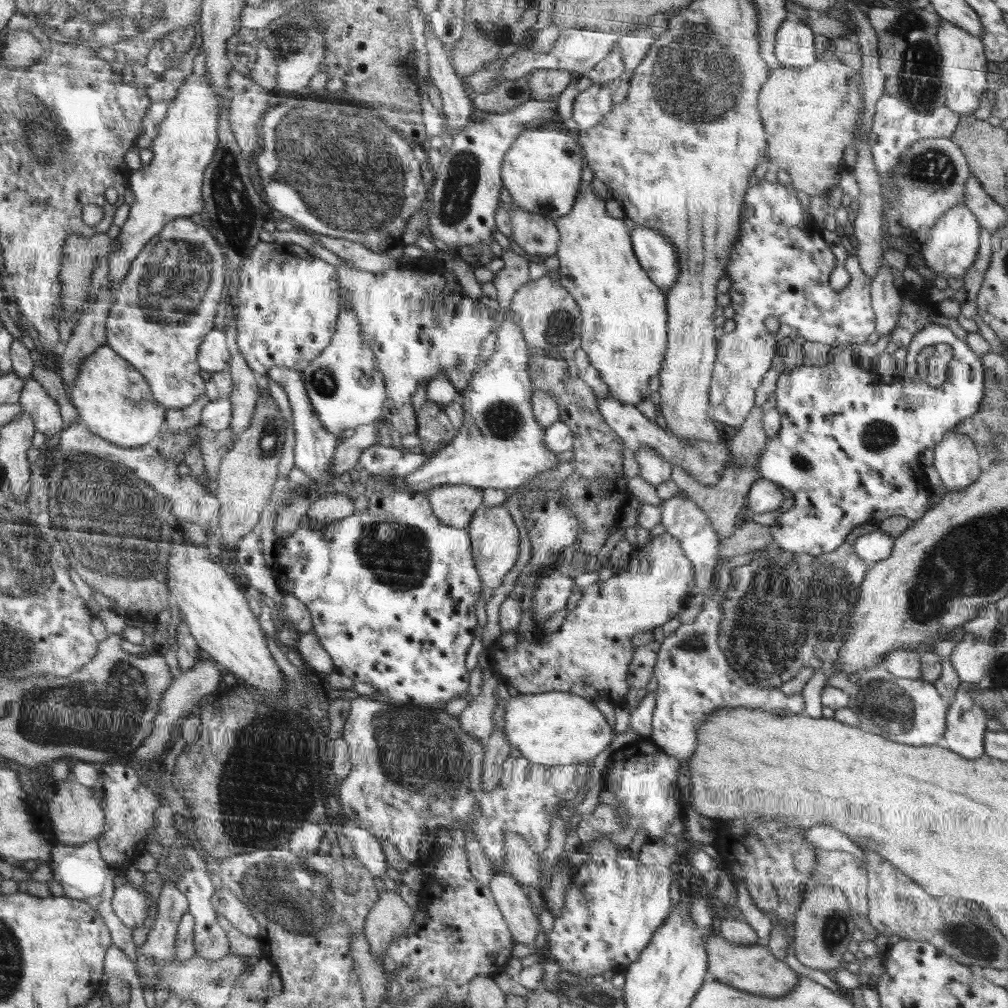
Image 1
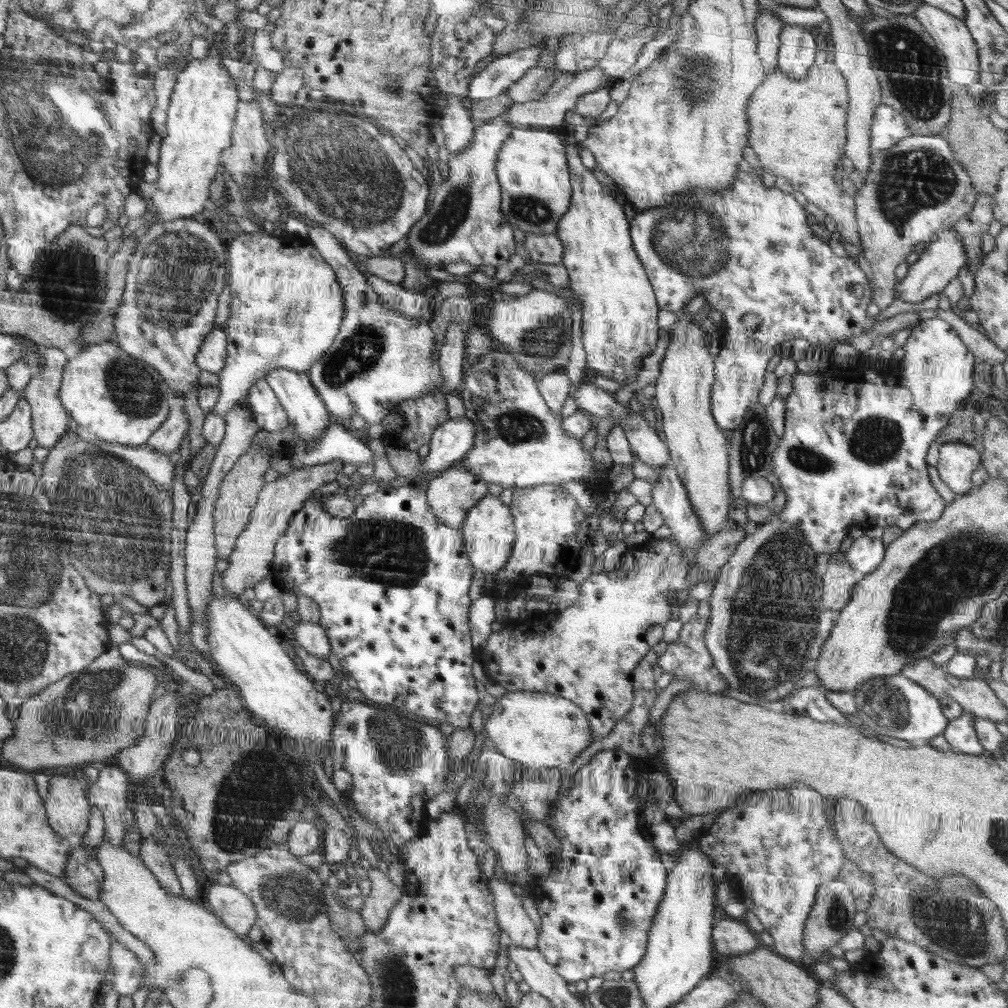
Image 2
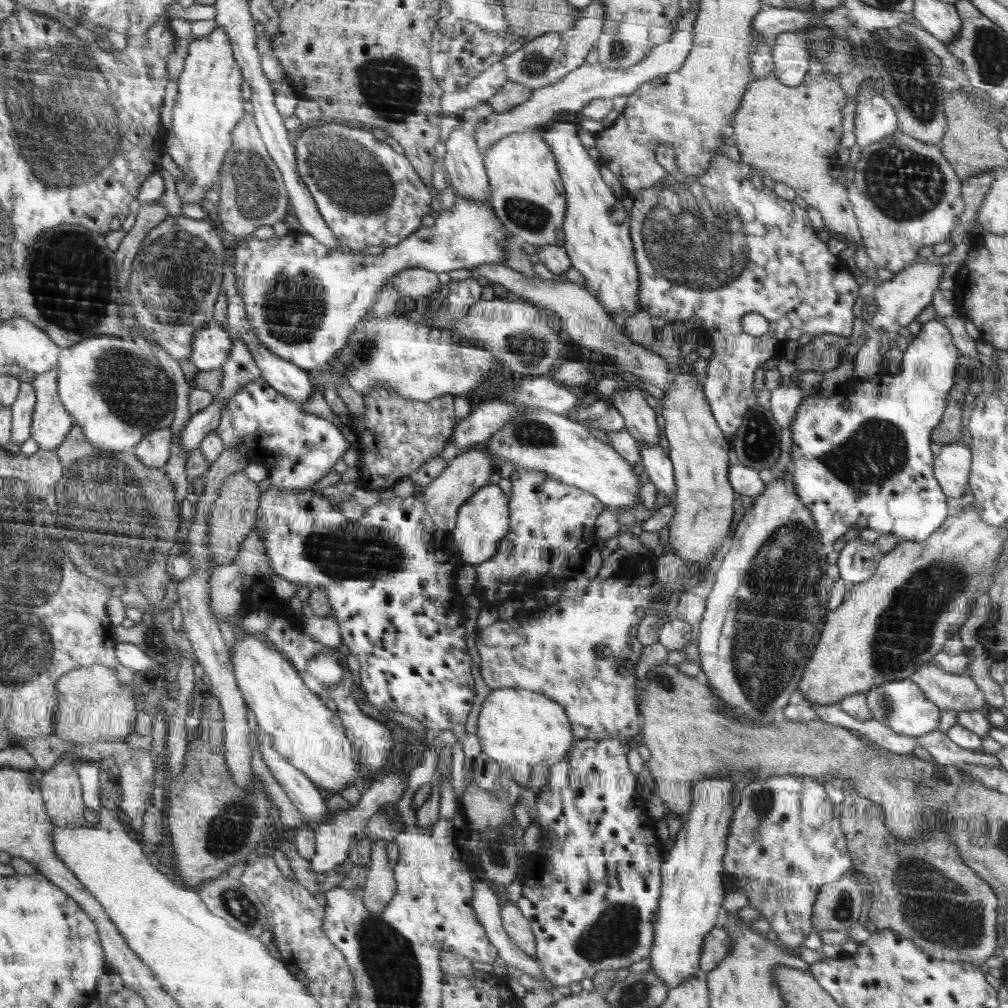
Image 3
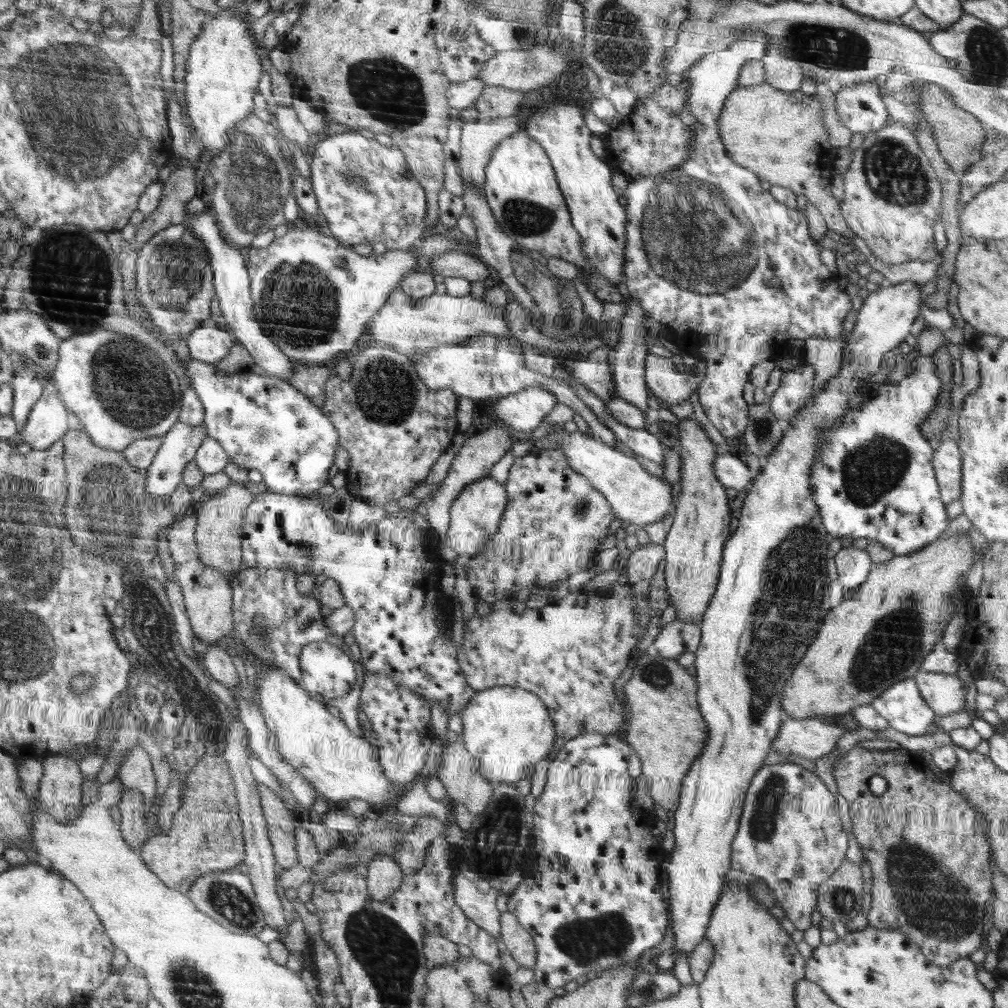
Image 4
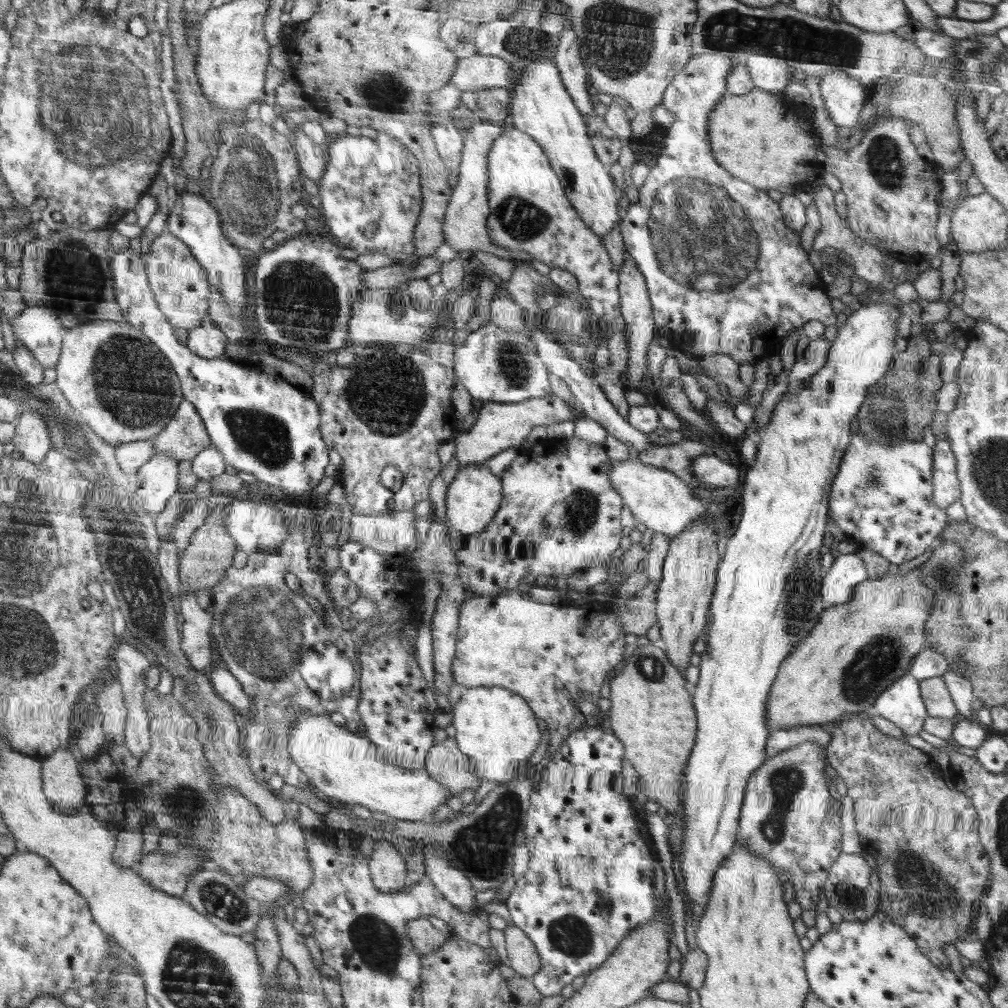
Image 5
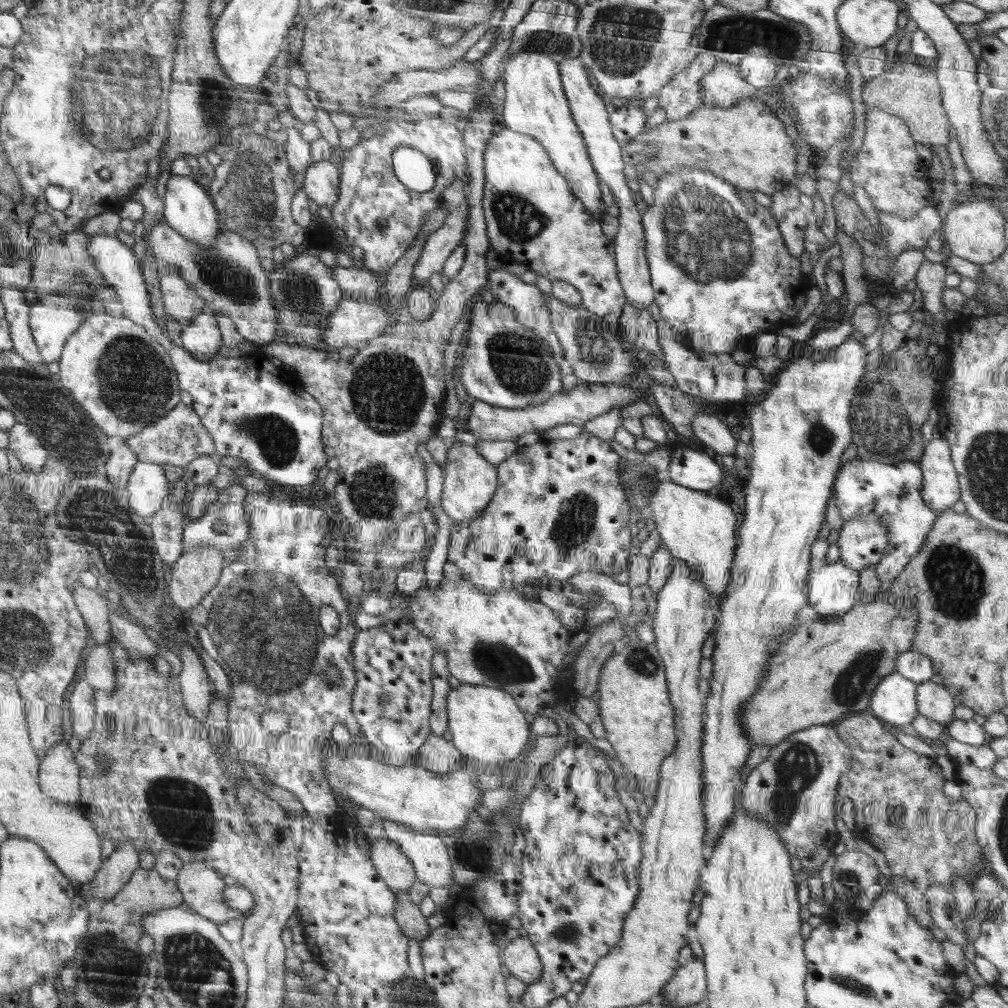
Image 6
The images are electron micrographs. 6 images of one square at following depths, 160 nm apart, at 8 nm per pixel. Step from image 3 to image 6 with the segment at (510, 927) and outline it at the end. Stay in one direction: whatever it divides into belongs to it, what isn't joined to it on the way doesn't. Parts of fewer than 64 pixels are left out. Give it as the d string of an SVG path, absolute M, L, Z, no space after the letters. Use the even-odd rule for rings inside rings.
M524 935L511 940L503 950L502 961L511 976L528 985L538 983L544 974L544 966L536 946Z

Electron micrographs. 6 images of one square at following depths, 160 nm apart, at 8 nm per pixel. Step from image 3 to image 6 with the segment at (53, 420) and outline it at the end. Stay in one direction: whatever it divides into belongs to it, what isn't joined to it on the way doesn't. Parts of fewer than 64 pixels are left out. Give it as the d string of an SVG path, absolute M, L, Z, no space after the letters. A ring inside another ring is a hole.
M19 422L9 428L8 434L7 450L20 460L24 470L40 472L49 457L48 448L26 425Z

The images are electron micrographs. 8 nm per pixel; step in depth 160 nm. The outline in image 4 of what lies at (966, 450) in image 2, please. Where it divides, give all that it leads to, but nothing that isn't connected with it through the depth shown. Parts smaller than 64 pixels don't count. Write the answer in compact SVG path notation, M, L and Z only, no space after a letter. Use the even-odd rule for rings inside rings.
M952 440L940 441L938 448L933 450L933 467L940 490L940 501L944 505L948 505L959 500L962 492L962 459L957 442L952 442Z

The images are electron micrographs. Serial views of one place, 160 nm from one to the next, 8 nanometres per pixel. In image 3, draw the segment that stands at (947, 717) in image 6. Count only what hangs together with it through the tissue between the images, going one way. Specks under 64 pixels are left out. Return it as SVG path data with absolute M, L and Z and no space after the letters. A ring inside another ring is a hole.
M930 662L914 672L911 679L941 711L979 710L987 713L990 710L985 702L985 694L967 673L949 673Z

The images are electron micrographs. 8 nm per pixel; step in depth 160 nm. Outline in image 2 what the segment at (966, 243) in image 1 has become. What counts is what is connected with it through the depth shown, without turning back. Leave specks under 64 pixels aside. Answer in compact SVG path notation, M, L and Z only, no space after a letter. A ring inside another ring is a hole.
M953 226L937 232L928 243L926 249L920 252L921 257L909 266L904 280L896 284L895 298L900 298L902 302L916 304L926 300L932 294L941 293L952 278L957 277L960 268L968 264L963 242L953 230Z

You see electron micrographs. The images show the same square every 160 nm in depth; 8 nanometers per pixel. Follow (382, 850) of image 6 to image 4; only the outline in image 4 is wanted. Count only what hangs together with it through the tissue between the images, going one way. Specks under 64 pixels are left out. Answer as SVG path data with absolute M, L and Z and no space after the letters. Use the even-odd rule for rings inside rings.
M379 853L369 858L365 882L367 897L372 903L388 899L404 882L398 865L390 855Z

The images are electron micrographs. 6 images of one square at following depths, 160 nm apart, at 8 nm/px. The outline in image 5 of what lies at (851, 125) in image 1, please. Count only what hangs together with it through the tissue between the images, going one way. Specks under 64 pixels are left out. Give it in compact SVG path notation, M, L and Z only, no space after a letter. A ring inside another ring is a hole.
M755 87L744 95L728 95L710 111L710 153L734 177L758 189L777 190L780 193L808 191L812 188L810 176L825 172L817 158L823 148L822 140L810 131L806 133L796 110L785 110L789 100L785 95Z

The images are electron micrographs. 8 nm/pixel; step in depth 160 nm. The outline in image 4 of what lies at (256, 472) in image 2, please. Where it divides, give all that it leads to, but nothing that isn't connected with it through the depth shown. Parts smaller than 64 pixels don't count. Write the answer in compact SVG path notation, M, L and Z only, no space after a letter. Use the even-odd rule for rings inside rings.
M230 484L228 489L224 489L210 499L202 500L195 507L194 511L197 516L196 552L198 560L203 565L218 569L229 578L240 571L240 566L244 562L241 538L245 526L245 516L248 514L252 500L254 500L254 496L252 496L250 486Z

